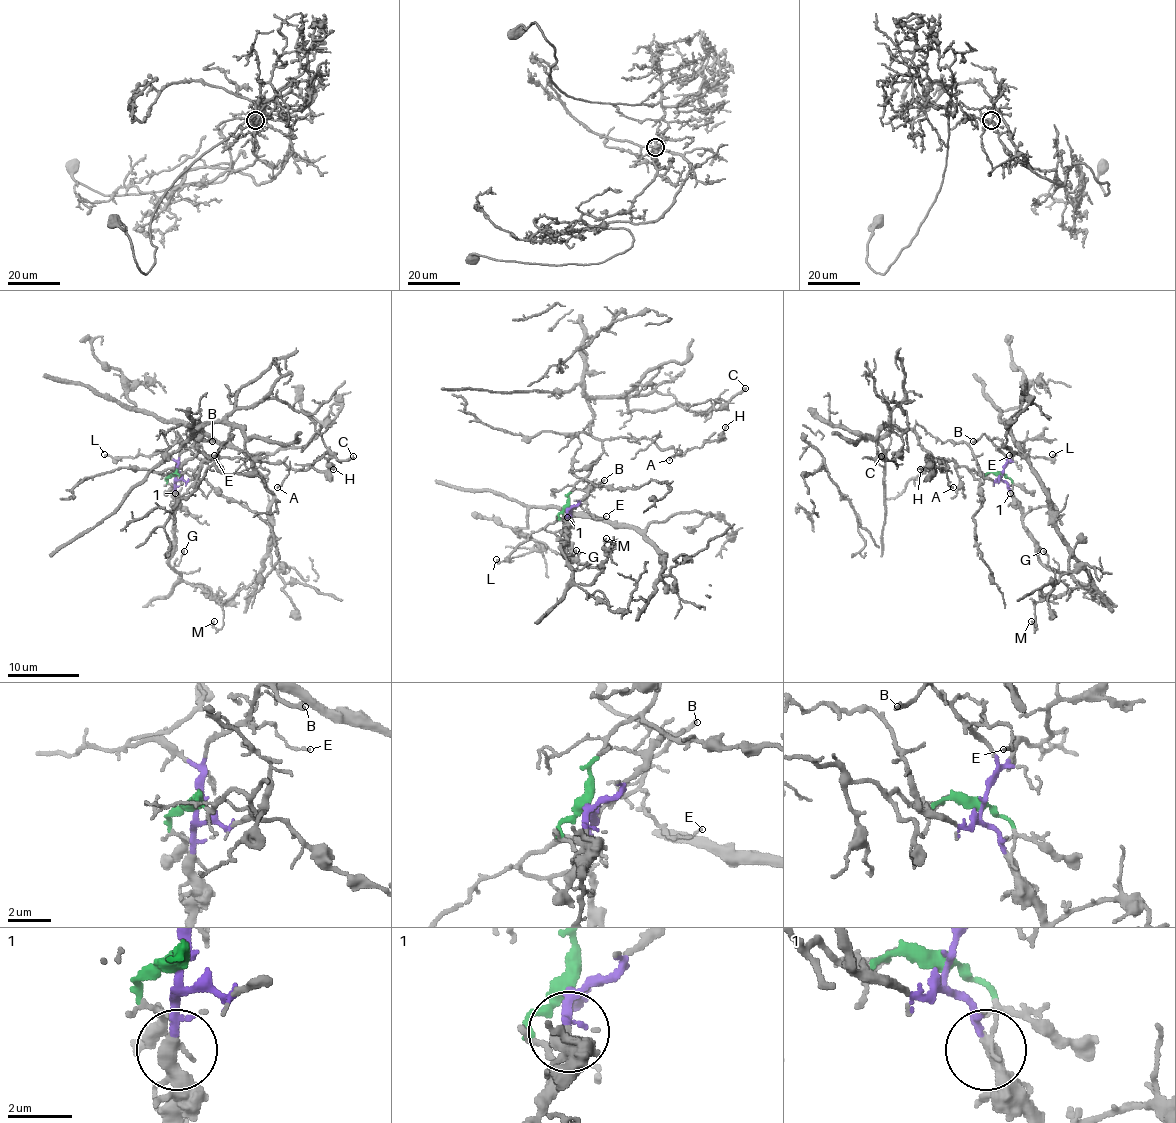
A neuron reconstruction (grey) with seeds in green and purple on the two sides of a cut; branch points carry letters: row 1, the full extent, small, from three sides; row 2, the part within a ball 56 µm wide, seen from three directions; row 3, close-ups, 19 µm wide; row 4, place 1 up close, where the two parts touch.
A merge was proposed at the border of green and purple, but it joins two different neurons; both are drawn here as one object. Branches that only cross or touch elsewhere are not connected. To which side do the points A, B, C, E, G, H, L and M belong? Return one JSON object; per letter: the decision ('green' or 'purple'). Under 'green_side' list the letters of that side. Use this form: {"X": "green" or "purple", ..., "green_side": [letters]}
{"A": "green", "B": "purple", "C": "green", "E": "purple", "G": "purple", "H": "green", "L": "purple", "M": "purple", "green_side": ["A", "C", "H"]}

